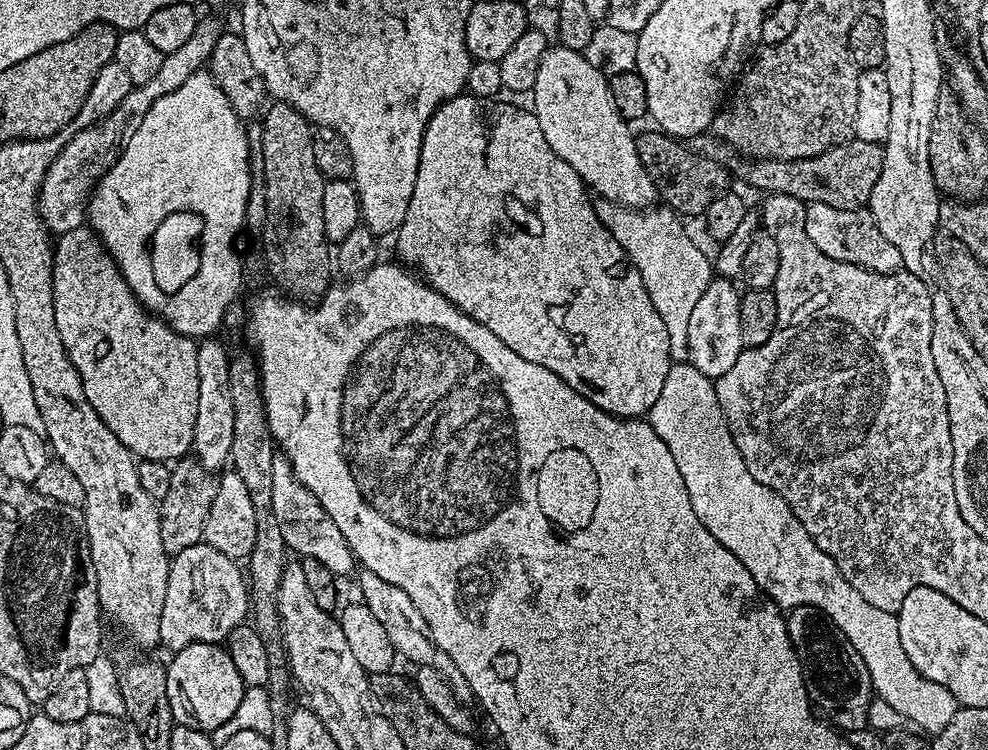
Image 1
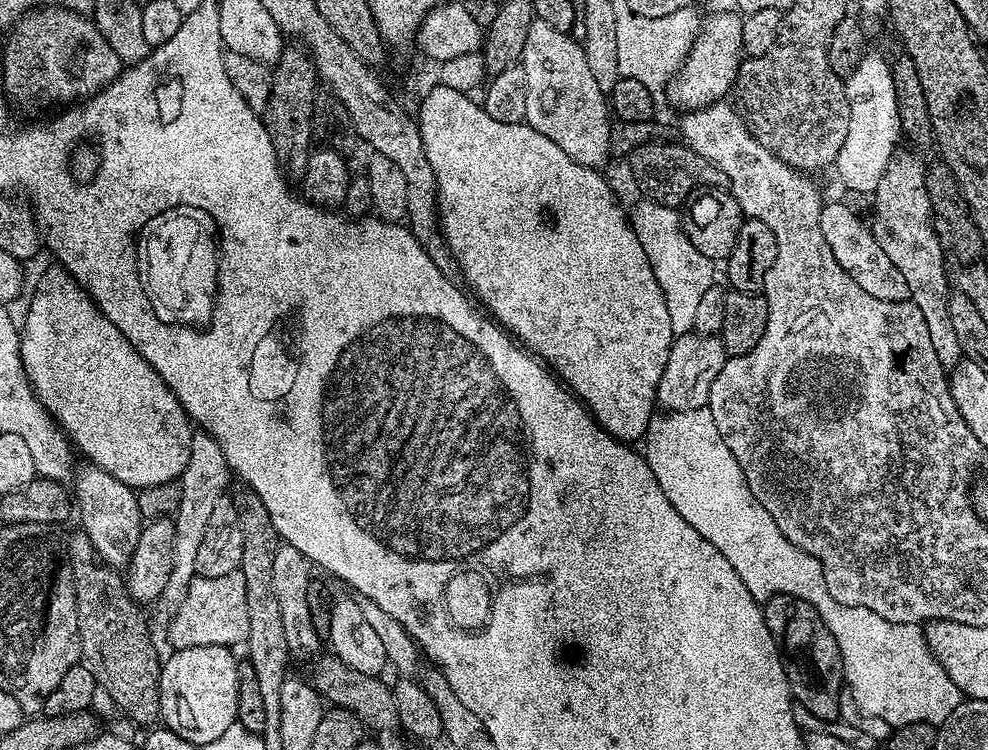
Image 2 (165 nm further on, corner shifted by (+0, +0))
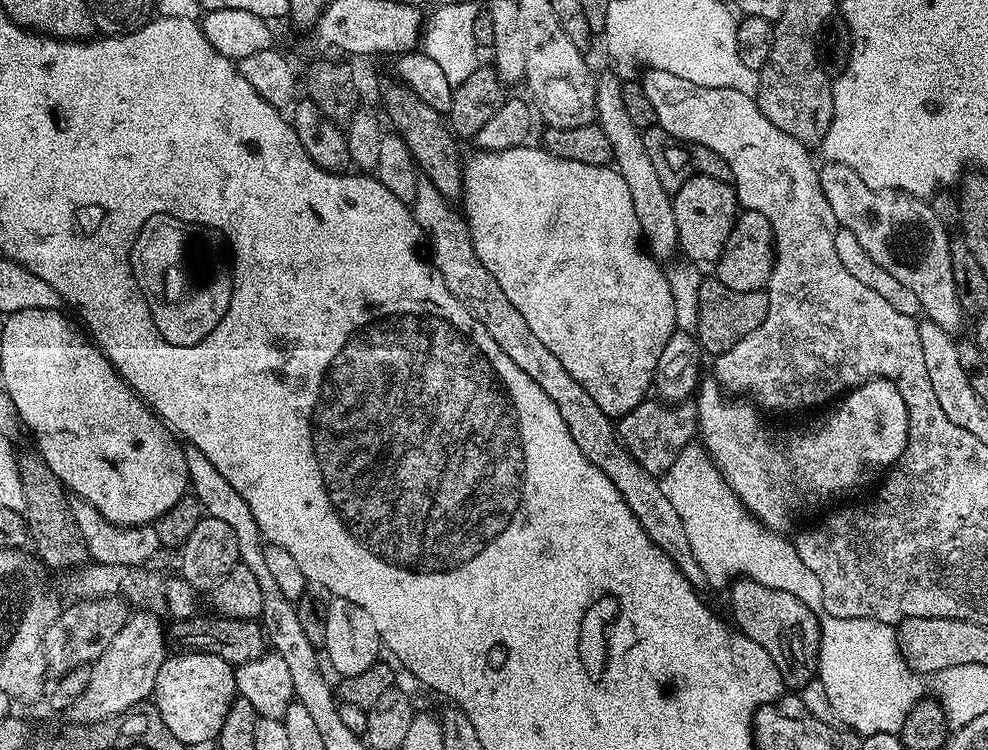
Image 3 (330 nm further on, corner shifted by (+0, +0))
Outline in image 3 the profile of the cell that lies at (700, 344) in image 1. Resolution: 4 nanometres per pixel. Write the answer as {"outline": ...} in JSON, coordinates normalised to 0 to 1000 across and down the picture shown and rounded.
{"outline":[[[654,531],[642,547],[627,556],[626,580],[629,592],[655,629],[670,632],[682,621],[682,611],[695,595],[701,591],[705,580],[704,545],[699,537],[688,536],[677,541],[664,531]]]}

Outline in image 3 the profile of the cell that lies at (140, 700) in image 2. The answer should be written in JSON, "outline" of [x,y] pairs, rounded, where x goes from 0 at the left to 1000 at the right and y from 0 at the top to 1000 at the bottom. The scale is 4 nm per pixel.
{"outline":[[[29,600],[19,604],[18,637],[22,637],[22,659],[26,664],[22,687],[28,697],[28,717],[40,751],[49,760],[80,757],[90,745],[89,729],[83,717],[83,707],[79,707],[79,696],[75,696],[71,657],[59,632],[47,621],[39,603]]]}

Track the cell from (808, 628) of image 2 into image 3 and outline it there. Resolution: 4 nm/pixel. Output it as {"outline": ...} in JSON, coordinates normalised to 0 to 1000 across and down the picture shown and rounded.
{"outline":[[[746,771],[739,780],[741,789],[740,831],[760,857],[771,861],[794,905],[798,920],[811,920],[827,903],[829,888],[830,828],[808,797],[793,787],[780,785],[772,776]]]}

